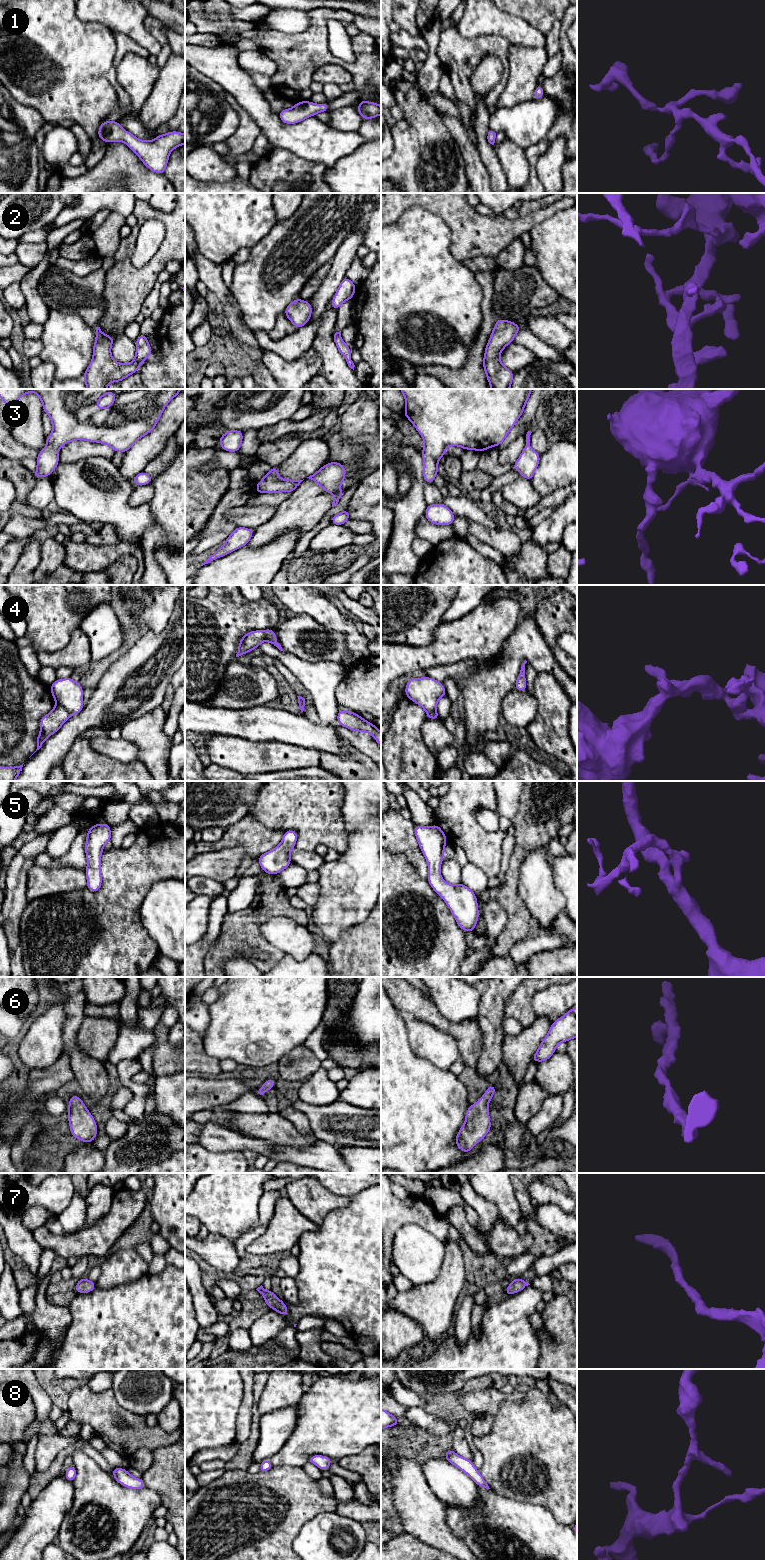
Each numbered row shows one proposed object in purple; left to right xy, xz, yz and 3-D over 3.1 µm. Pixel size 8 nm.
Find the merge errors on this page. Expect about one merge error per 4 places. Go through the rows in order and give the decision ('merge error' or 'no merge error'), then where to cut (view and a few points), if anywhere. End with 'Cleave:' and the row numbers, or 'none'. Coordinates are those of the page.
1: no merge error; no cut
2: no merge error; no cut
3: no merge error; no cut
4: merge error; cut in xy along (57, 704), (70, 715)
5: no merge error; no cut
6: no merge error; no cut
7: no merge error; no cut
8: no merge error; no cut
Cleave: 4

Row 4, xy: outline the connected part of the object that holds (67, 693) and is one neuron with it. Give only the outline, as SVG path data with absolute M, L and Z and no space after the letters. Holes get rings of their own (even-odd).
M71 677L57 679L50 687L57 705L62 706L70 715L80 713L84 707L83 687Z

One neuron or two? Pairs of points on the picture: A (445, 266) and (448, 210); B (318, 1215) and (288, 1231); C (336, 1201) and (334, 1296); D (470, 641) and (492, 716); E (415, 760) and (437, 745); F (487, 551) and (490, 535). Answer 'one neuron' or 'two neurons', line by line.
A: two neurons
B: two neurons
C: two neurons
D: two neurons
E: two neurons
F: two neurons

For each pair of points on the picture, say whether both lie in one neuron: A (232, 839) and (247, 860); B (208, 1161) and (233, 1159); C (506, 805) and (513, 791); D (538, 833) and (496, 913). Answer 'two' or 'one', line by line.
A: one
B: one
C: one
D: two

